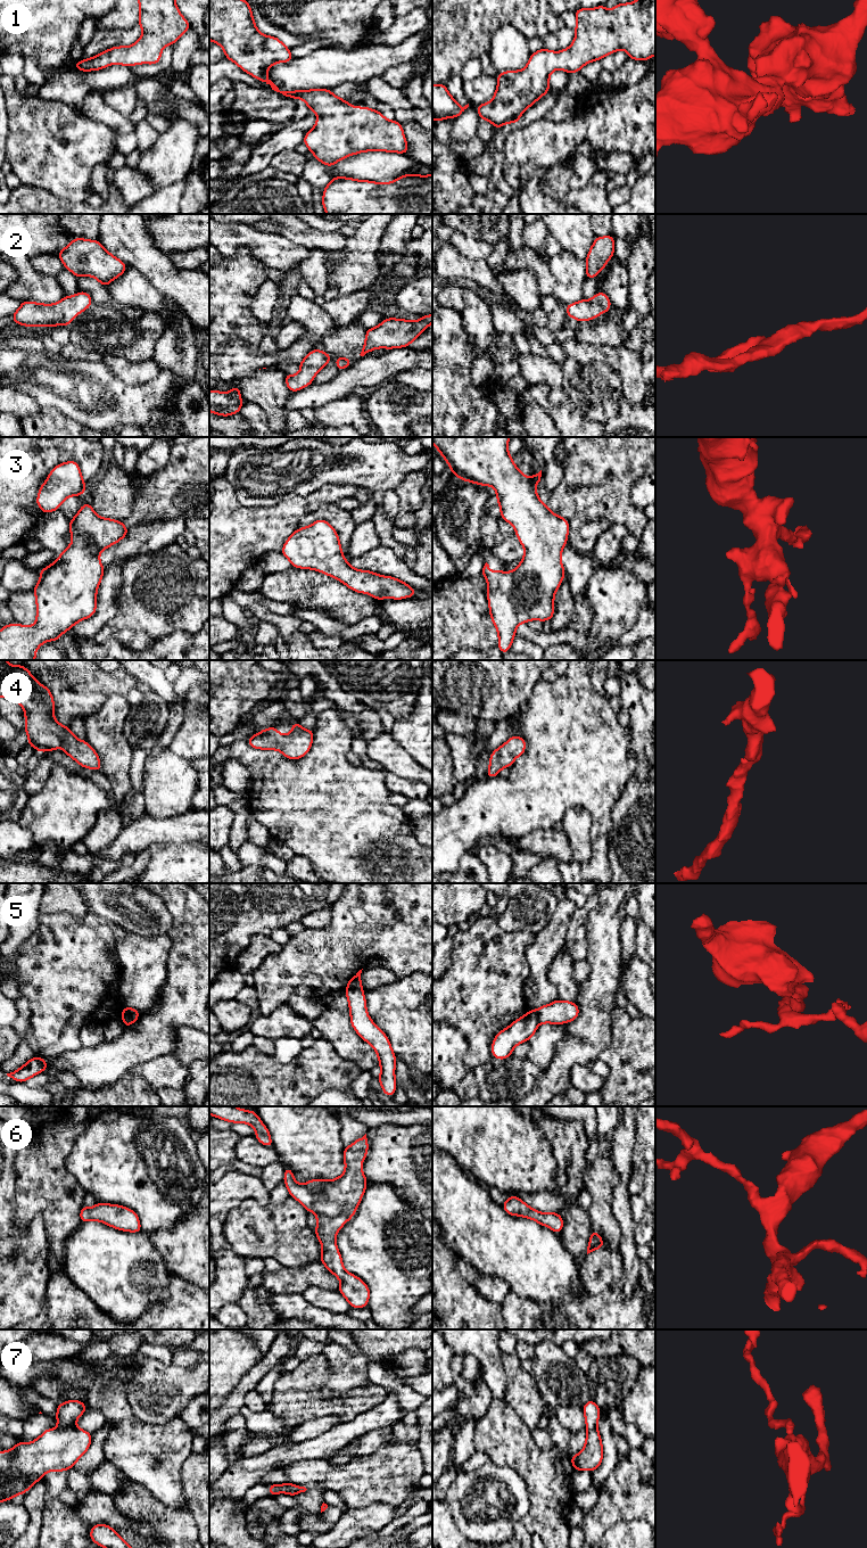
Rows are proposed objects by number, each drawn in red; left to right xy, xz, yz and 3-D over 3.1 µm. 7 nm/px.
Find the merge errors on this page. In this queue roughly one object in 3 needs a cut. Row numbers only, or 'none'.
5, 7

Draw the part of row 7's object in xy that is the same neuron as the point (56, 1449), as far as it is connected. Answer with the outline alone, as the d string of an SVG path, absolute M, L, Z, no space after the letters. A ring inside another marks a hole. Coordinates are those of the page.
M47 1428L32 1442L0 1451L0 1502L24 1495L49 1471L74 1467L88 1451L92 1434L79 1428Z

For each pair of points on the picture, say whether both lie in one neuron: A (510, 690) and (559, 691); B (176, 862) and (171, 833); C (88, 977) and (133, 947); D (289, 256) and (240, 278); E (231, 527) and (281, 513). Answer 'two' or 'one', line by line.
A: two
B: two
C: two
D: two
E: one

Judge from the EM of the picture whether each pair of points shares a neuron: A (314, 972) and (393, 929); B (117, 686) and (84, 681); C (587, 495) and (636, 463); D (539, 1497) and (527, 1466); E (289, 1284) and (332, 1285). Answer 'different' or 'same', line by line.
A: same
B: same
C: same
D: same
E: same

